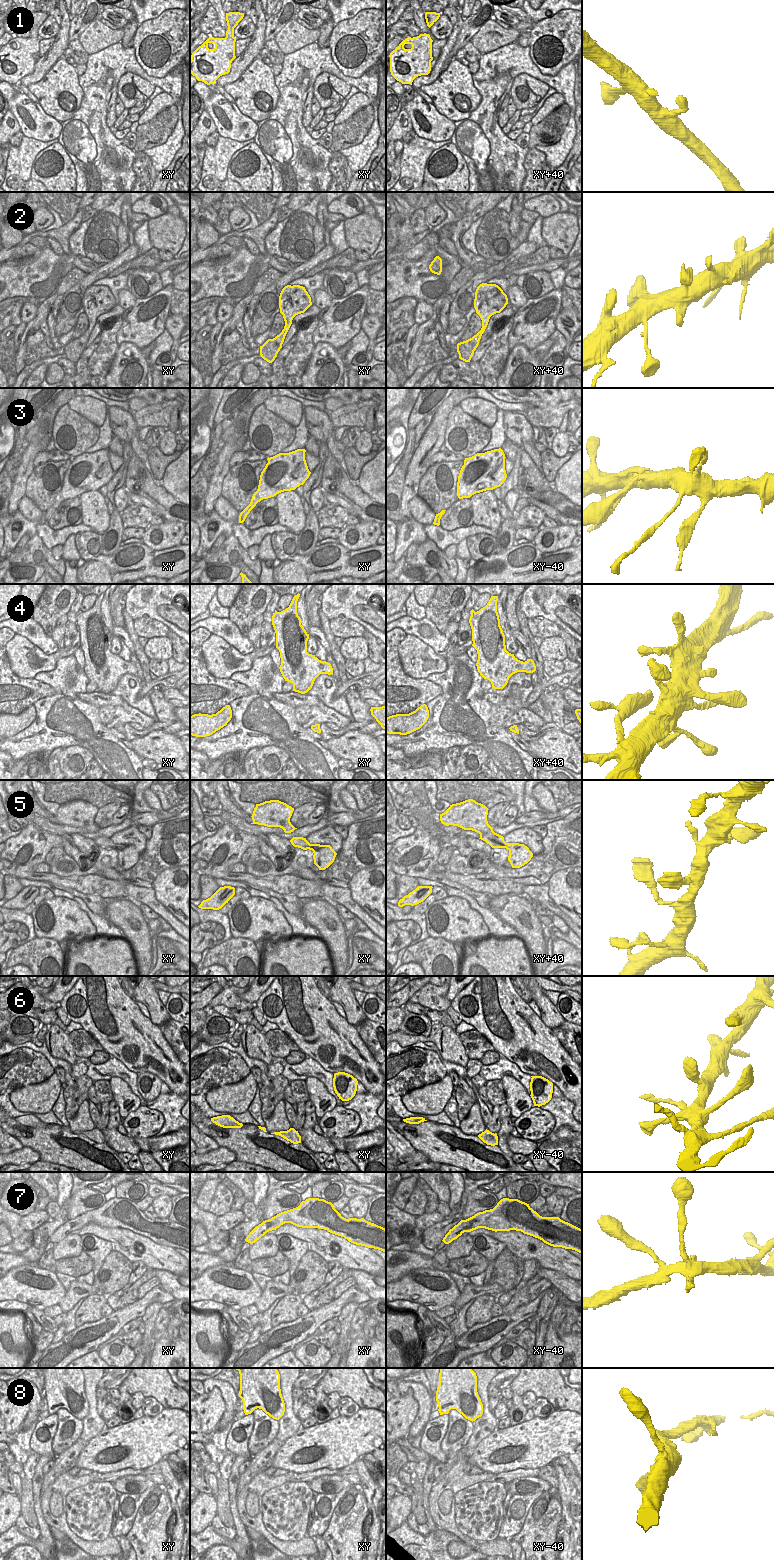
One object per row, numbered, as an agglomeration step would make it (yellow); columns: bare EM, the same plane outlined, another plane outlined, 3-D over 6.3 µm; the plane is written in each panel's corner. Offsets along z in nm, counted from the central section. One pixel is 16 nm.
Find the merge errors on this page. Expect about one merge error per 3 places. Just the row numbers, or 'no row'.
3

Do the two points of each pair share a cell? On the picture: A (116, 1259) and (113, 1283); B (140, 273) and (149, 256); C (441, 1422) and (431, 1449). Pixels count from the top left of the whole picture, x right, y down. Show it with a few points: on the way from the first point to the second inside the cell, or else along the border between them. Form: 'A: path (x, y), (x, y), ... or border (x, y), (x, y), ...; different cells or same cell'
A: path (116, 1265), (113, 1277); same cell
B: border (143, 267), (135, 267), (132, 270); different cells
C: path (441, 1429), (441, 1437), (436, 1442); same cell

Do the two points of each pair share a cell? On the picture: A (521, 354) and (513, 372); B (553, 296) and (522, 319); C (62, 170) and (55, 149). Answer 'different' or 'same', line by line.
A: same
B: same
C: same

